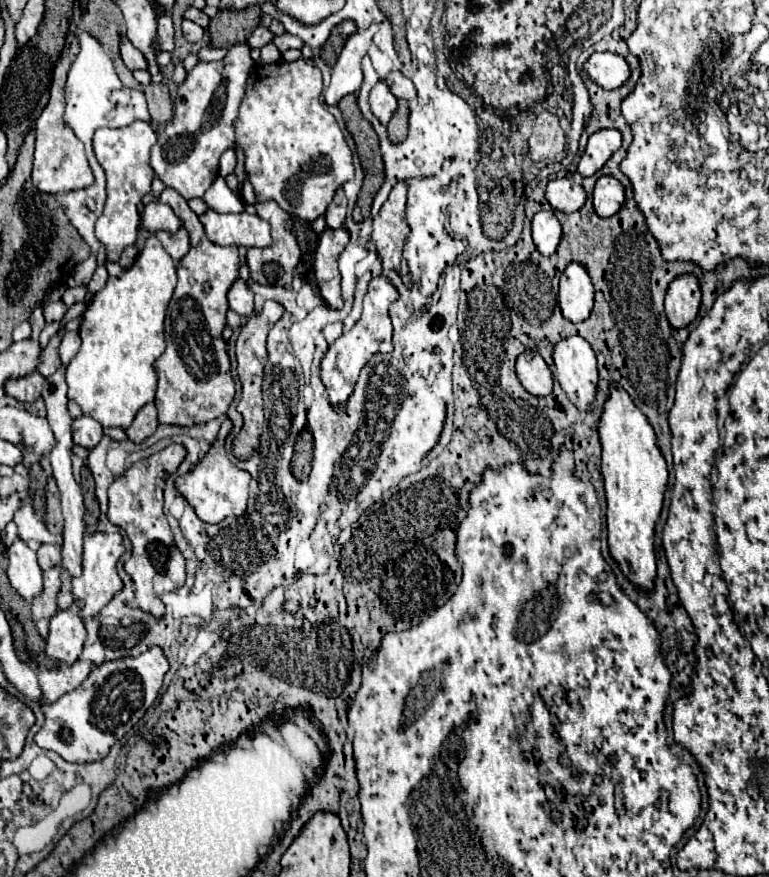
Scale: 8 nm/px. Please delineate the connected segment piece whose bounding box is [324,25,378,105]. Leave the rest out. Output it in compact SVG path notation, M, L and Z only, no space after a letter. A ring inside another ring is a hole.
M370 25L364 31L356 31L344 45L336 65L332 67L332 81L324 91L326 105L338 105L344 95L358 93L362 85L362 69L360 61L366 55L374 33L378 31L376 25Z

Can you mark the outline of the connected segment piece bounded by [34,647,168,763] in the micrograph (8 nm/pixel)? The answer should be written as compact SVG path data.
M152 647L138 657L106 661L94 667L78 689L62 695L54 703L40 705L46 721L34 735L36 745L58 753L68 763L104 759L110 747L120 741L154 703L166 671L168 661L160 647Z

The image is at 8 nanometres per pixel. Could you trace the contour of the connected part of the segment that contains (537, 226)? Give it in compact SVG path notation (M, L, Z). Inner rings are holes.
M538 211L532 217L532 239L542 255L552 255L560 243L562 227L554 211Z

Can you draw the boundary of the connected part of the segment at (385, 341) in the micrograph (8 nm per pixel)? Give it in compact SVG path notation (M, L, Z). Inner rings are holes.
M374 277L368 285L368 291L364 295L362 301L362 317L356 321L356 325L340 335L326 351L324 359L322 359L322 367L320 367L320 375L322 375L322 383L328 389L328 399L334 407L344 409L356 381L360 375L360 369L364 367L364 363L374 355L374 353L390 353L392 351L392 323L388 317L388 307L390 303L394 303L398 299L398 291L396 287L386 279L386 277Z

